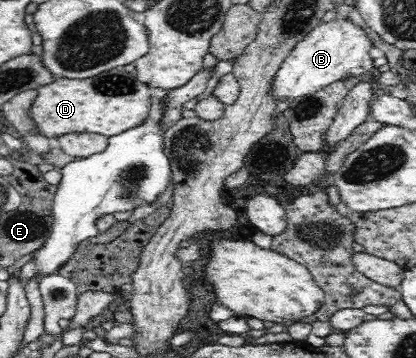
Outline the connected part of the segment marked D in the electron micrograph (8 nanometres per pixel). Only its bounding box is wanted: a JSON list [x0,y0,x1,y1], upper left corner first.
[30,68,152,137]

